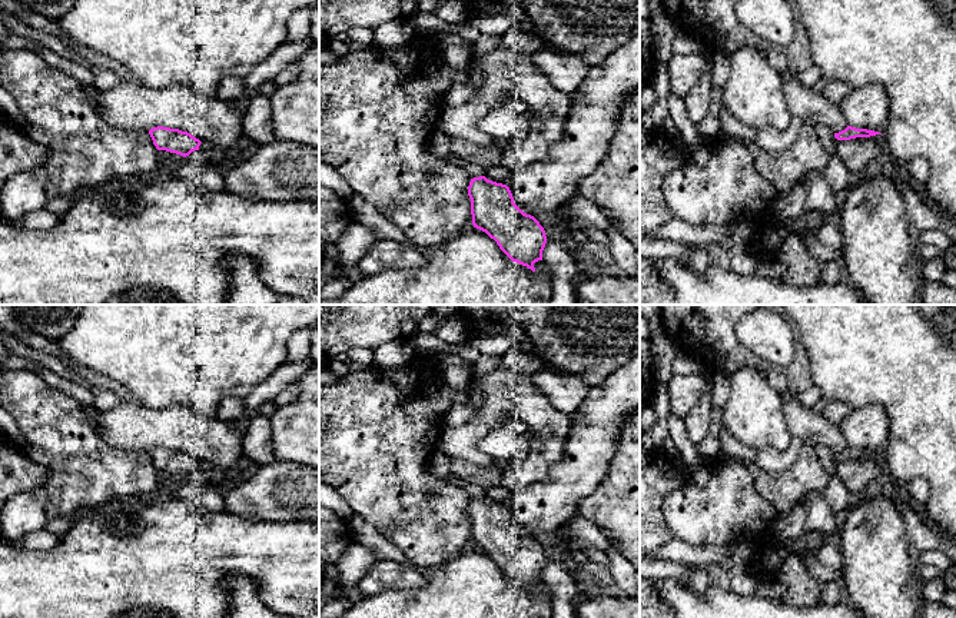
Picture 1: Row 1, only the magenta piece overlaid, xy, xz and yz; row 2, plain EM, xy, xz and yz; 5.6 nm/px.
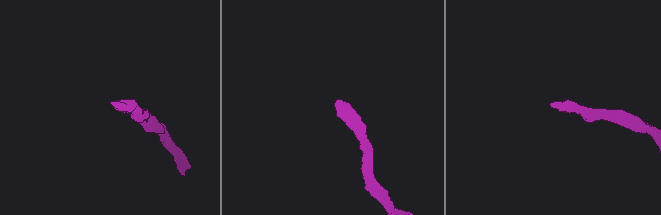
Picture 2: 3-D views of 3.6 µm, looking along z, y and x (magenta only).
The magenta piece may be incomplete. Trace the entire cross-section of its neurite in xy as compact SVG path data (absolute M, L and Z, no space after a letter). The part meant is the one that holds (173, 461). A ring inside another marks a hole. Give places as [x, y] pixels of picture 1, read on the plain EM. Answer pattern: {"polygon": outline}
{"polygon": "M157 446L149 451L153 465L157 471L189 476L192 472L199 471L200 461L187 452Z"}

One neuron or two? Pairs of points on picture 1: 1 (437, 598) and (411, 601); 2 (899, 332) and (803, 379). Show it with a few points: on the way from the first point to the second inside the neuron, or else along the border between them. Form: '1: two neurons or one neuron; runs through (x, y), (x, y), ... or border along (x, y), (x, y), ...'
1: one neuron; runs through (431, 601), (417, 601)
2: two neurons; border along (802, 344), (807, 355), (809, 374), (813, 384)

